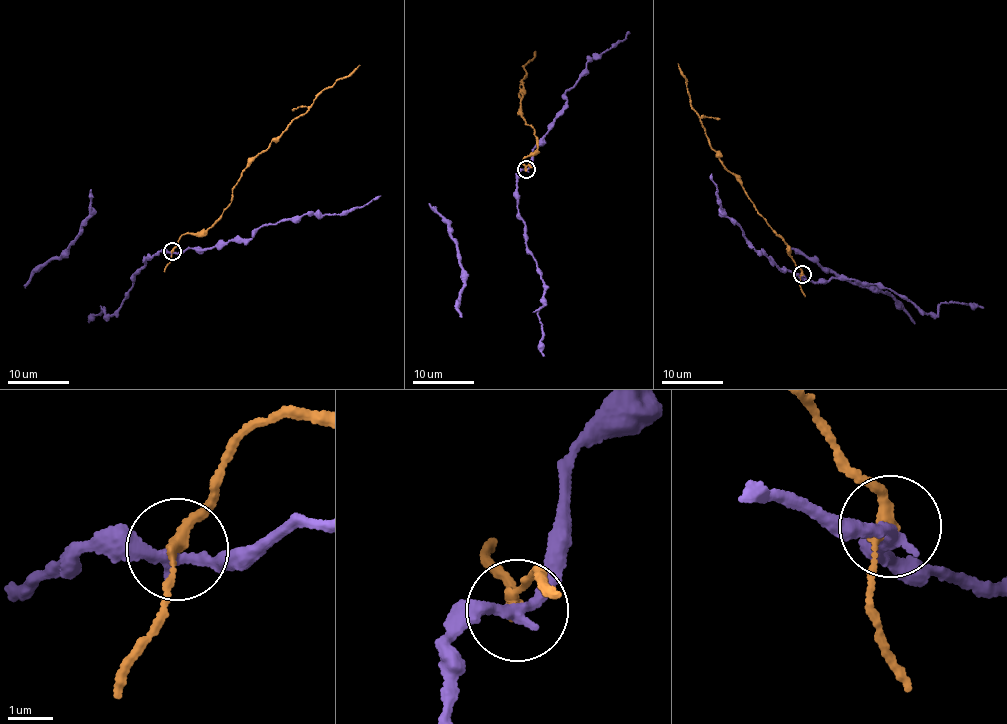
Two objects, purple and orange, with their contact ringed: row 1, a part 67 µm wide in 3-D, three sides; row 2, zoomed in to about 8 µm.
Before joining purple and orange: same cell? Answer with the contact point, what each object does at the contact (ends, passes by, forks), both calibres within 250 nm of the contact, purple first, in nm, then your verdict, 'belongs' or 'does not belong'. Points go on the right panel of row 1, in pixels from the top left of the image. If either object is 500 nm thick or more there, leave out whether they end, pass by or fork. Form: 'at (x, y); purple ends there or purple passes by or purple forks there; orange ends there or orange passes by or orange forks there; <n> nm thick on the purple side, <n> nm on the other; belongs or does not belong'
at (802, 274); purple passes by; orange passes by; 240 nm thick on the purple side, 220 nm on the other; does not belong

